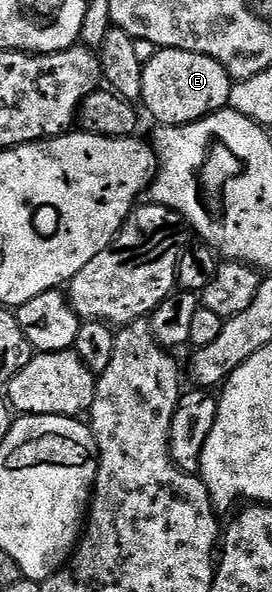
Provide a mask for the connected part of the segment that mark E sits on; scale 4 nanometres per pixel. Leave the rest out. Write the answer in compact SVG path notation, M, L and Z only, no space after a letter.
M161 48L143 61L142 94L140 100L157 125L192 124L212 112L228 107L232 93L232 75L214 58L190 50Z

